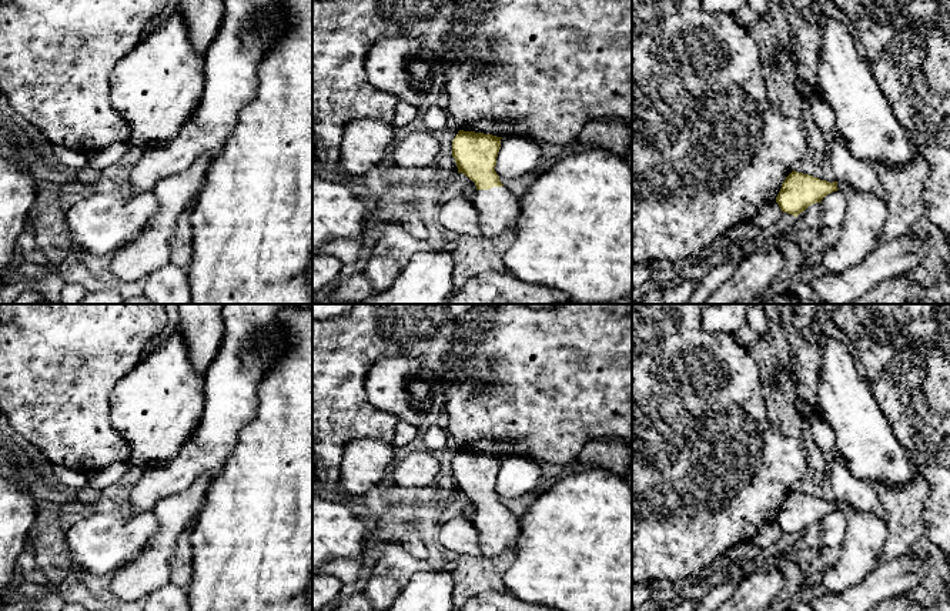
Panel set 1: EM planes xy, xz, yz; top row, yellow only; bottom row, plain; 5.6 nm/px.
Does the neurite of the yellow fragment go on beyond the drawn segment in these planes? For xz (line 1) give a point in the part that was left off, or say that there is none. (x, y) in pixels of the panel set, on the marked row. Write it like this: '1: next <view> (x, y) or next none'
1: next xz (499, 209)

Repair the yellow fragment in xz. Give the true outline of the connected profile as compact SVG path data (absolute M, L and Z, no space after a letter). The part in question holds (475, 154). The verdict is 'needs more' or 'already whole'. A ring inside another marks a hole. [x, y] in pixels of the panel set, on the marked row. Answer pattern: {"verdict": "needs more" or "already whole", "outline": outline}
{"verdict": "needs more", "outline": "M459 130L452 140L452 157L458 173L476 186L472 198L479 211L481 236L492 238L506 230L515 230L521 214L519 197L512 194L495 171L501 138L492 134Z"}

